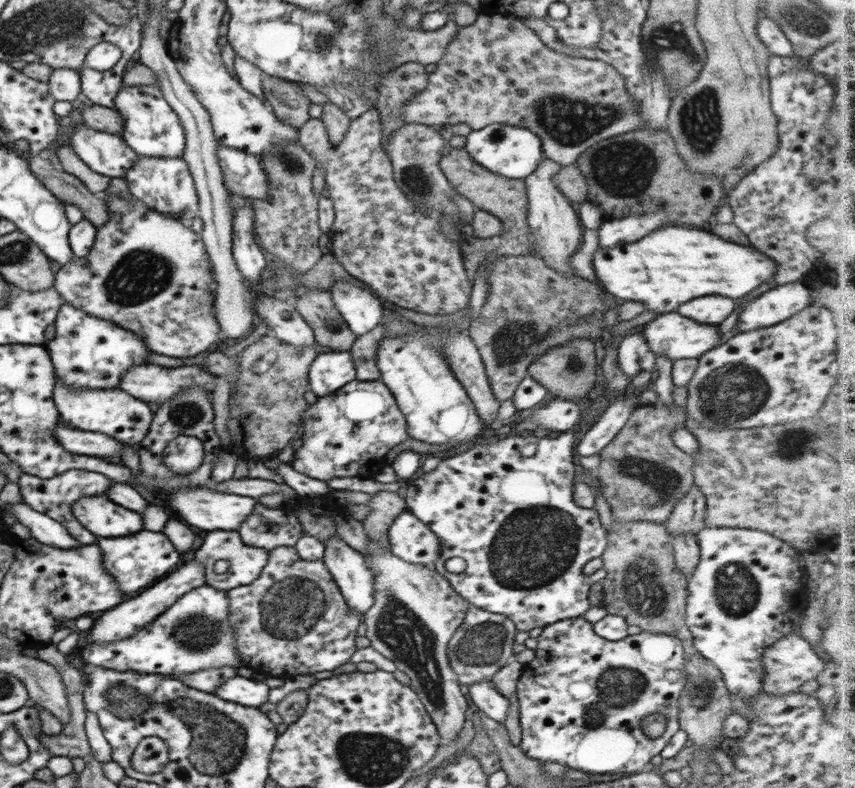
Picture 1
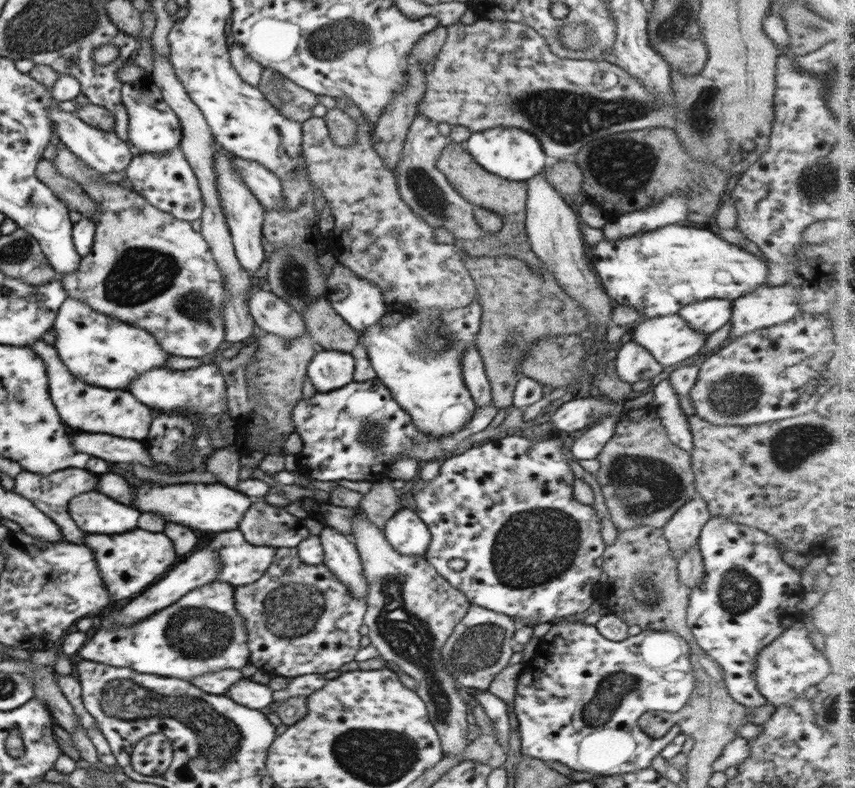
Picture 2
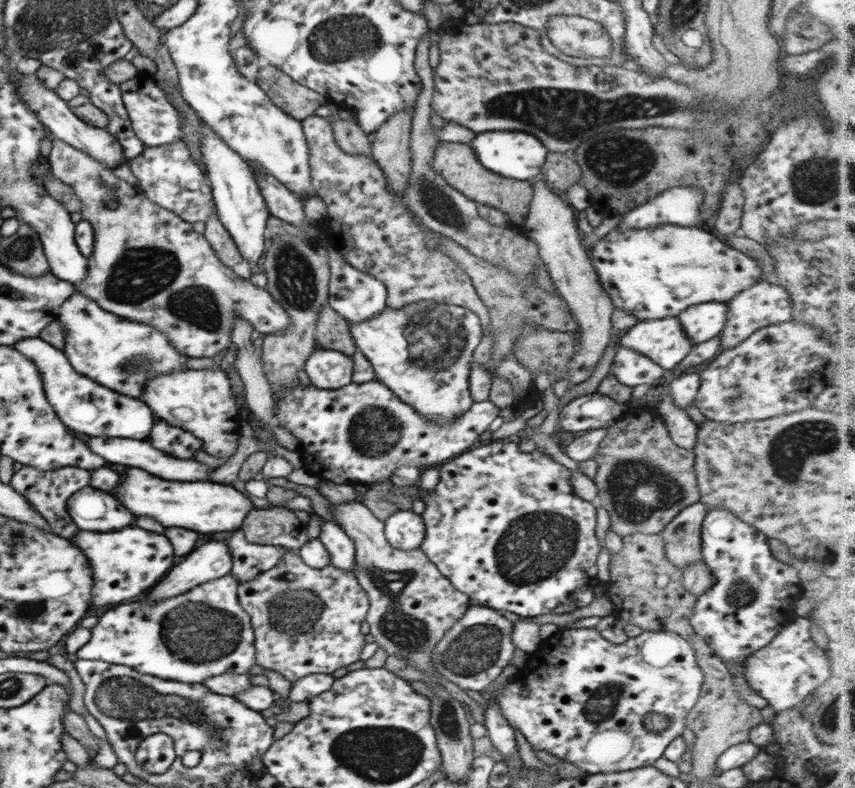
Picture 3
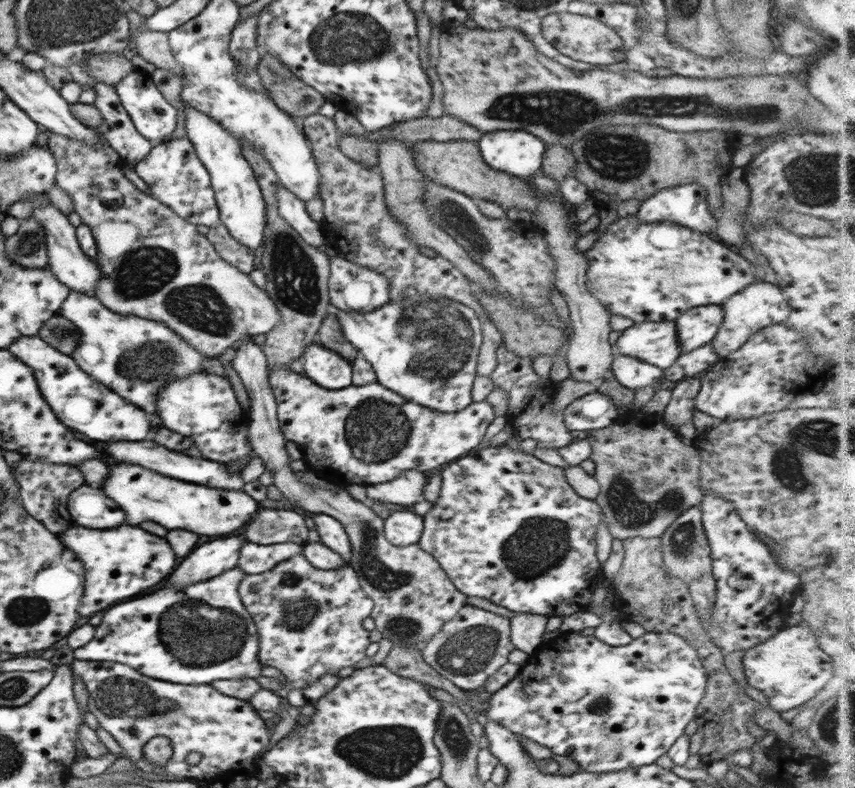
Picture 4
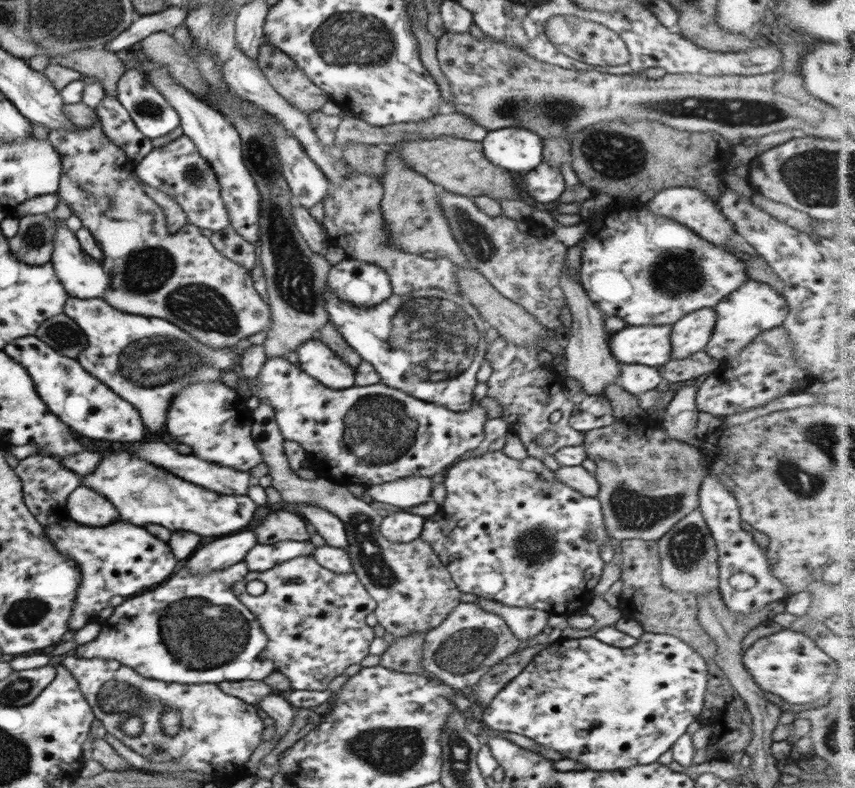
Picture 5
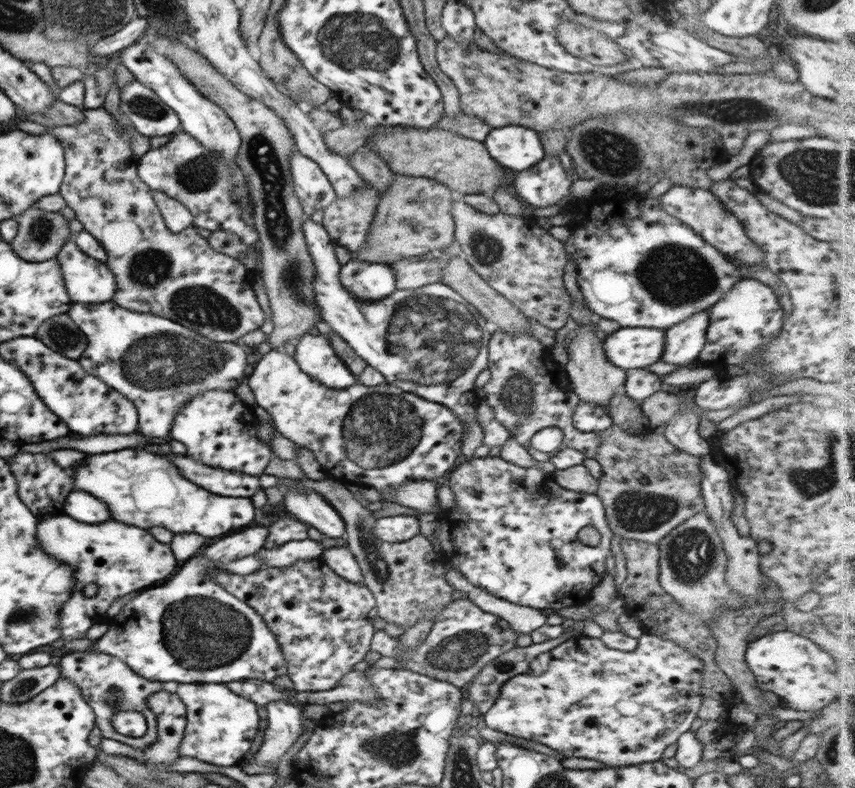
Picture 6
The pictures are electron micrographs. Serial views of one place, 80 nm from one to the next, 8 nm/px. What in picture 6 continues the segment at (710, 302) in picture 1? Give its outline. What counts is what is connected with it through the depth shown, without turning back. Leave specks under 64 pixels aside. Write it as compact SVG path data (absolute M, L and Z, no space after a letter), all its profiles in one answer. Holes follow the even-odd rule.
M707 311L698 312L665 331L665 349L660 361L667 362L668 364L677 364L681 367L692 363L706 344L709 322L710 317Z

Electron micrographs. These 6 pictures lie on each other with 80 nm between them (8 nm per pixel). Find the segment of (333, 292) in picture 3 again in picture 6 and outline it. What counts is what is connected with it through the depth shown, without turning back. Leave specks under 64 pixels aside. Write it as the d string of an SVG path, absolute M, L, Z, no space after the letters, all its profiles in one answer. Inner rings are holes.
M350 260L340 267L340 284L360 301L390 296L396 288L395 272L384 263Z

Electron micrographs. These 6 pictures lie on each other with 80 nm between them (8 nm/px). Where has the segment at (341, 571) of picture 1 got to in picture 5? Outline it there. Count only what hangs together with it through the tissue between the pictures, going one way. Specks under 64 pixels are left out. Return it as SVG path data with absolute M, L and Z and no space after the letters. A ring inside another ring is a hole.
M296 505L297 513L307 522L313 524L326 545L347 549L347 531L342 521L334 514L316 505Z

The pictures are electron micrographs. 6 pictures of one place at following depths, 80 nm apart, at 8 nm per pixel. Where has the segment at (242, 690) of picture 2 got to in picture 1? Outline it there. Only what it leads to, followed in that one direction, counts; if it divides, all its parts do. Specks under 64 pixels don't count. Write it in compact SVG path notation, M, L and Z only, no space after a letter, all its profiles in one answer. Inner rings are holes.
M236 674L232 678L227 678L214 694L220 696L222 700L259 708L268 700L269 690L265 681L252 680Z

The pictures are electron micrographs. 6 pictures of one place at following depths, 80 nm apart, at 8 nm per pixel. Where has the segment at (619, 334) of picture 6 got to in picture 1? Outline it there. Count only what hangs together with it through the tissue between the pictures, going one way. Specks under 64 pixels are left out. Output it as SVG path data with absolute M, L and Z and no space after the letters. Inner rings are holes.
M677 311L658 315L642 326L642 332L651 351L656 355L667 356L672 362L678 359L697 359L726 338L726 336L721 338L719 325L697 323L695 320L688 319L687 316L682 316Z

